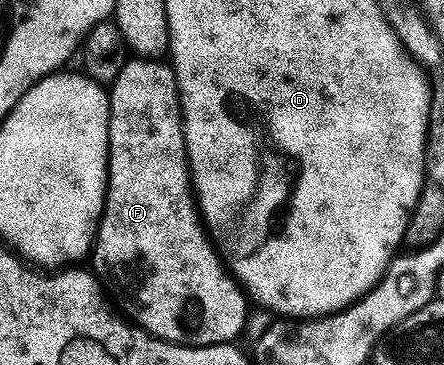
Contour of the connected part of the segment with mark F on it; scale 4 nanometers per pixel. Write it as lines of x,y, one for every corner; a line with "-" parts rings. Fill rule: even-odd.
132,57
110,83
109,97
107,201
99,220
97,254
99,250
99,262
111,277
114,301
119,301
123,305
122,313
152,338
177,342
181,346
234,343
247,322
249,299
223,265
197,213
193,187
188,181
187,148
183,144
183,119
179,113
175,71
163,60

